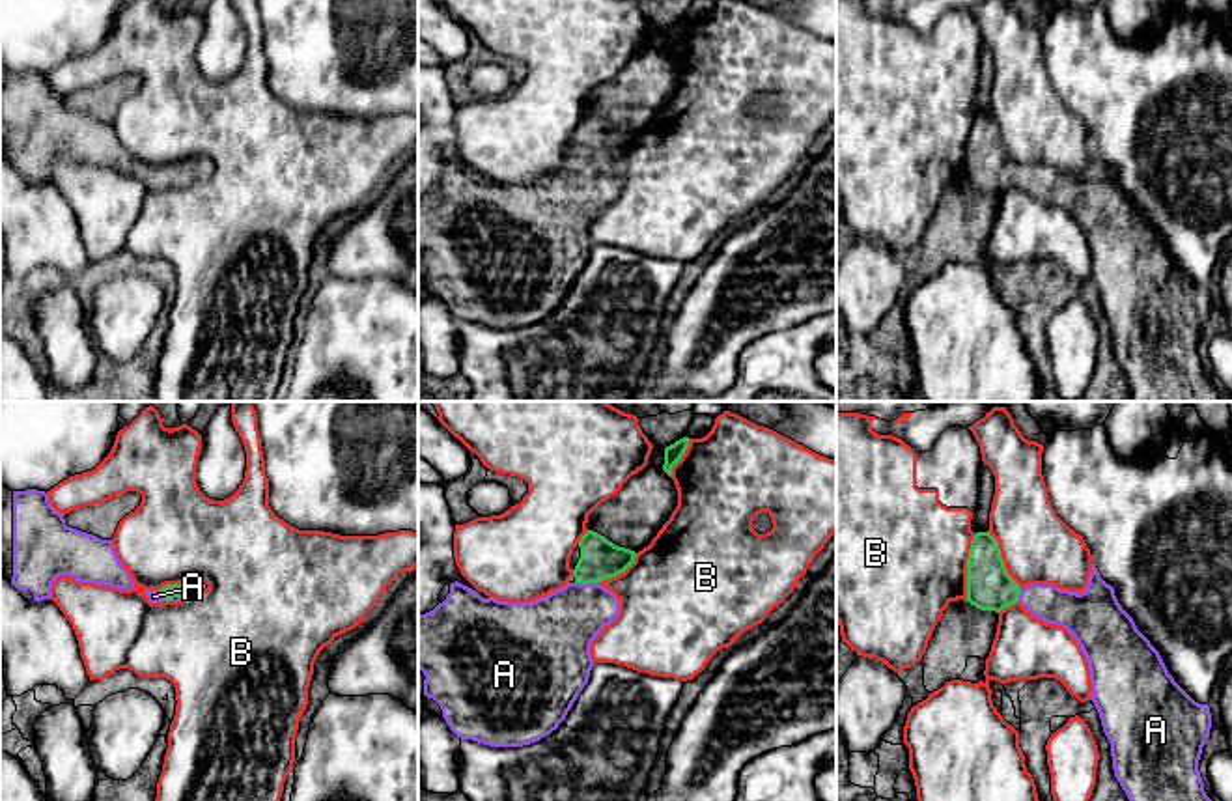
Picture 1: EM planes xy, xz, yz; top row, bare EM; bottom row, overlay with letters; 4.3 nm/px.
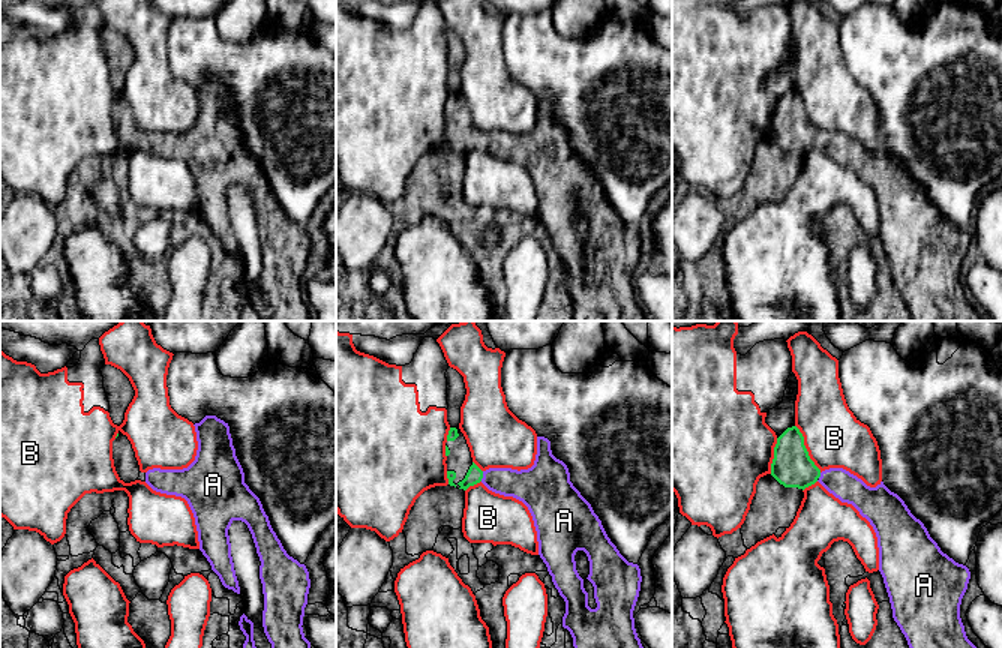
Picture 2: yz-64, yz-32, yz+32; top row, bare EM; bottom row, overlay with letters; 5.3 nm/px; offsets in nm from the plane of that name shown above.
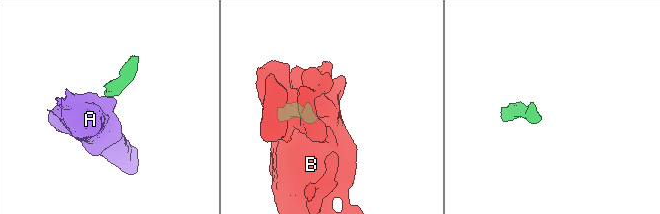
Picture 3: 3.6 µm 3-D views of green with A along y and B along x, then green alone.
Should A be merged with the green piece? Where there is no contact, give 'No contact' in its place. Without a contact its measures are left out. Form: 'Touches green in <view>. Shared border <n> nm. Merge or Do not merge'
Touches green in xz. Shared border 100 nm. Merge

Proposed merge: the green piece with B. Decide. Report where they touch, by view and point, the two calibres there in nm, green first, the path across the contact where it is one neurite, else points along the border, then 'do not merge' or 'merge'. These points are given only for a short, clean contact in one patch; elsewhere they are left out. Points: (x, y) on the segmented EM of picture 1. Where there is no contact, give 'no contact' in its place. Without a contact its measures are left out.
meets green in yz at (967, 568); 200 nm thick on the green side, 480 nm on the other; do not merge

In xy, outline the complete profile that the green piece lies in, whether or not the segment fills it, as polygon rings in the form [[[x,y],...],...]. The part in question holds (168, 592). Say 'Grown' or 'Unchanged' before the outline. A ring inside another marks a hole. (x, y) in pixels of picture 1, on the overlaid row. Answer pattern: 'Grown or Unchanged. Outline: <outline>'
Grown. Outline: [[[179,583],[179,584],[166,584],[161,590],[144,590],[151,603],[162,601],[179,601],[181,597],[189,597],[198,594],[198,583]]]

